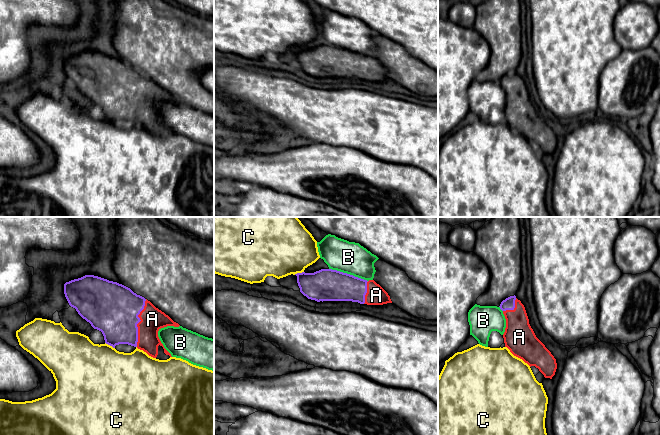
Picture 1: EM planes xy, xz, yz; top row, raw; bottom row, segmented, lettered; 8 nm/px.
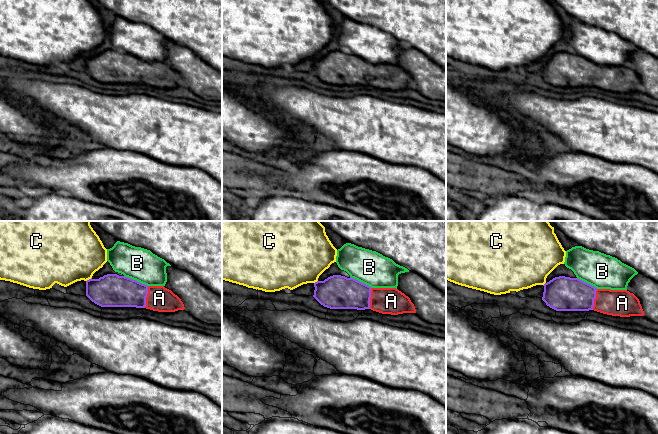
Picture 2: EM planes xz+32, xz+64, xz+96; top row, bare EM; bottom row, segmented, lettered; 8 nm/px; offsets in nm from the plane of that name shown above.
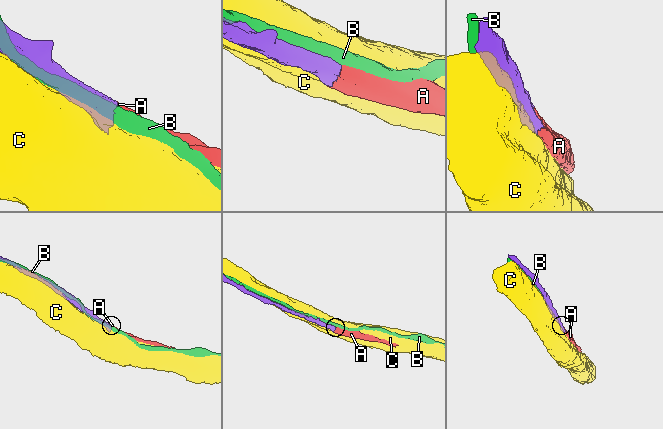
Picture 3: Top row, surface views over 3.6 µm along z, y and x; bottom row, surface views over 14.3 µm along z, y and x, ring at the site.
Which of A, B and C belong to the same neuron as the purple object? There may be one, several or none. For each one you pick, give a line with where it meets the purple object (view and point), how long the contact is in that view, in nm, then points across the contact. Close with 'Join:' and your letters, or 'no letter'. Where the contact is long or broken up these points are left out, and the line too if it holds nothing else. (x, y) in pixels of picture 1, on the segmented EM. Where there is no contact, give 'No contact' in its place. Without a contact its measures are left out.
A: Touches purple at xy (138, 322). Shared border 400 nm
Join: A

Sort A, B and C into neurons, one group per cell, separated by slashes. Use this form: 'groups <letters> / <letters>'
groups A / B / C

